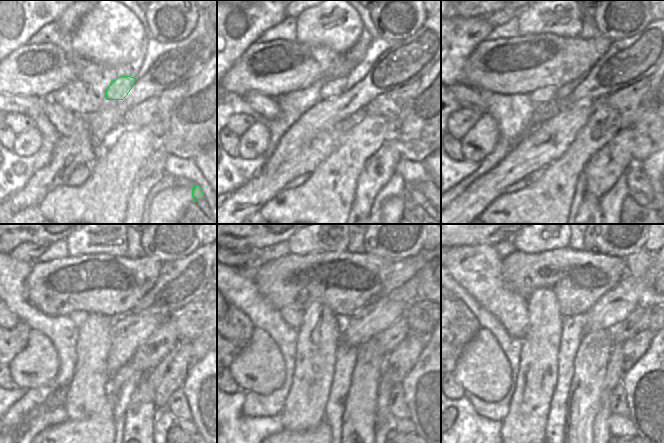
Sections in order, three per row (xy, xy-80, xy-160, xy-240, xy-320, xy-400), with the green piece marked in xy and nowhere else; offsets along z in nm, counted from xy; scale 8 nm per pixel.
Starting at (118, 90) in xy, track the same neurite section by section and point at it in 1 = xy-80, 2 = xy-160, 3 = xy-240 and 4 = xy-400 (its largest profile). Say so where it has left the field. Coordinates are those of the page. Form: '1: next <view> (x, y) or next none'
1: next xy-80 (333, 88)
2: next xy-160 (545, 95)
3: next xy-240 (78, 317)
4: next xy-400 (478, 269)

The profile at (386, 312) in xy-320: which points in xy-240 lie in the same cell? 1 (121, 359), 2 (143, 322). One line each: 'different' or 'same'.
1: same
2: same

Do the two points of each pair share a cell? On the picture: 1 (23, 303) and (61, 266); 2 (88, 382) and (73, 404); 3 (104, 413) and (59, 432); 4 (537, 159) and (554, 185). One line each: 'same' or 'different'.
1: different
2: same
3: same
4: different

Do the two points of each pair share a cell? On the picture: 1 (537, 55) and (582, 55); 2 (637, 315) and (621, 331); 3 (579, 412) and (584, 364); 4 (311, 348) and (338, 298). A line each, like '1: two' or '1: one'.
1: one
2: one
3: one
4: two

